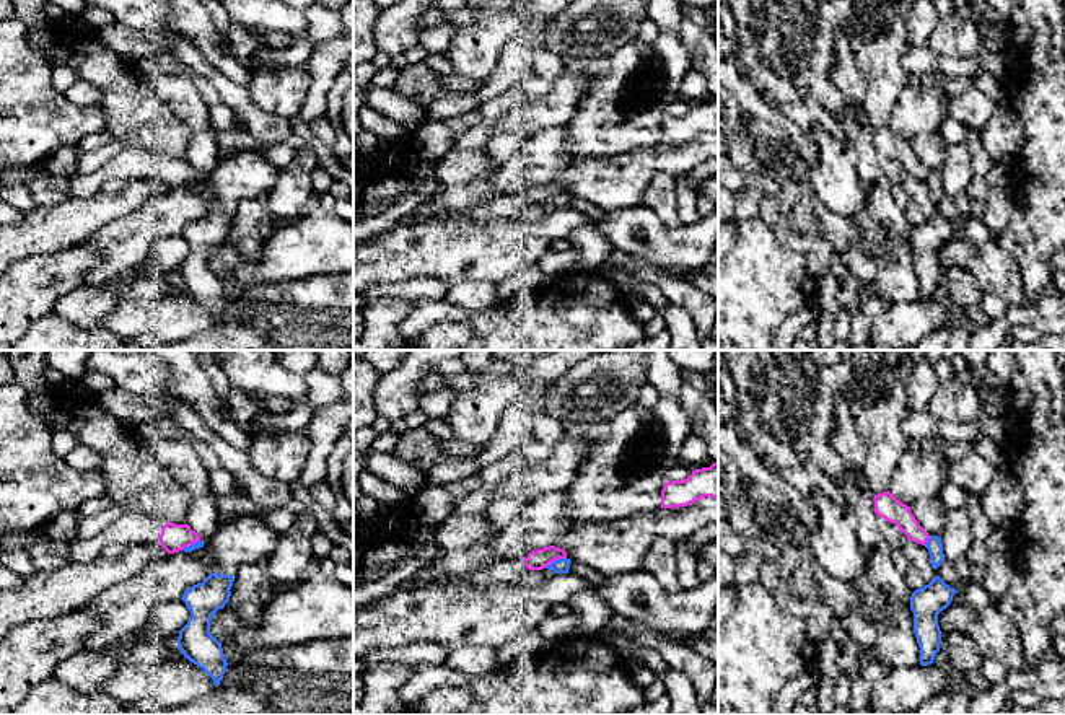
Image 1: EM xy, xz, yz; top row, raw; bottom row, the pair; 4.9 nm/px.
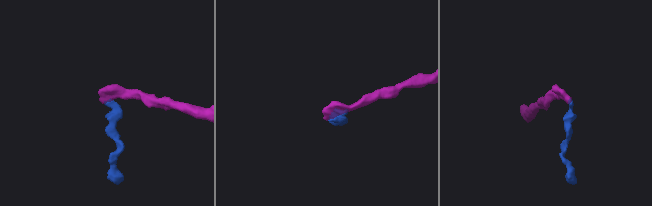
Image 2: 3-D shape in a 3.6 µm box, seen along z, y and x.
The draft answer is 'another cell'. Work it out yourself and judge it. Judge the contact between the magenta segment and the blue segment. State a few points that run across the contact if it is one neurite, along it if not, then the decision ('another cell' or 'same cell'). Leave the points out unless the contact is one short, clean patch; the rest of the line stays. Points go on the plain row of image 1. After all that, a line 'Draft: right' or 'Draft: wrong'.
xz (565, 191), (544, 202) | another cell
Draft: right

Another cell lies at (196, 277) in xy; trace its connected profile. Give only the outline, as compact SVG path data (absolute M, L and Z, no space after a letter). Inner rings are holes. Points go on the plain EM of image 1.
M210 208L202 218L186 225L181 233L191 252L179 265L178 282L184 293L213 314L215 322L223 314L228 298L221 279L210 269L210 257L213 249L230 236L233 217L233 208Z

